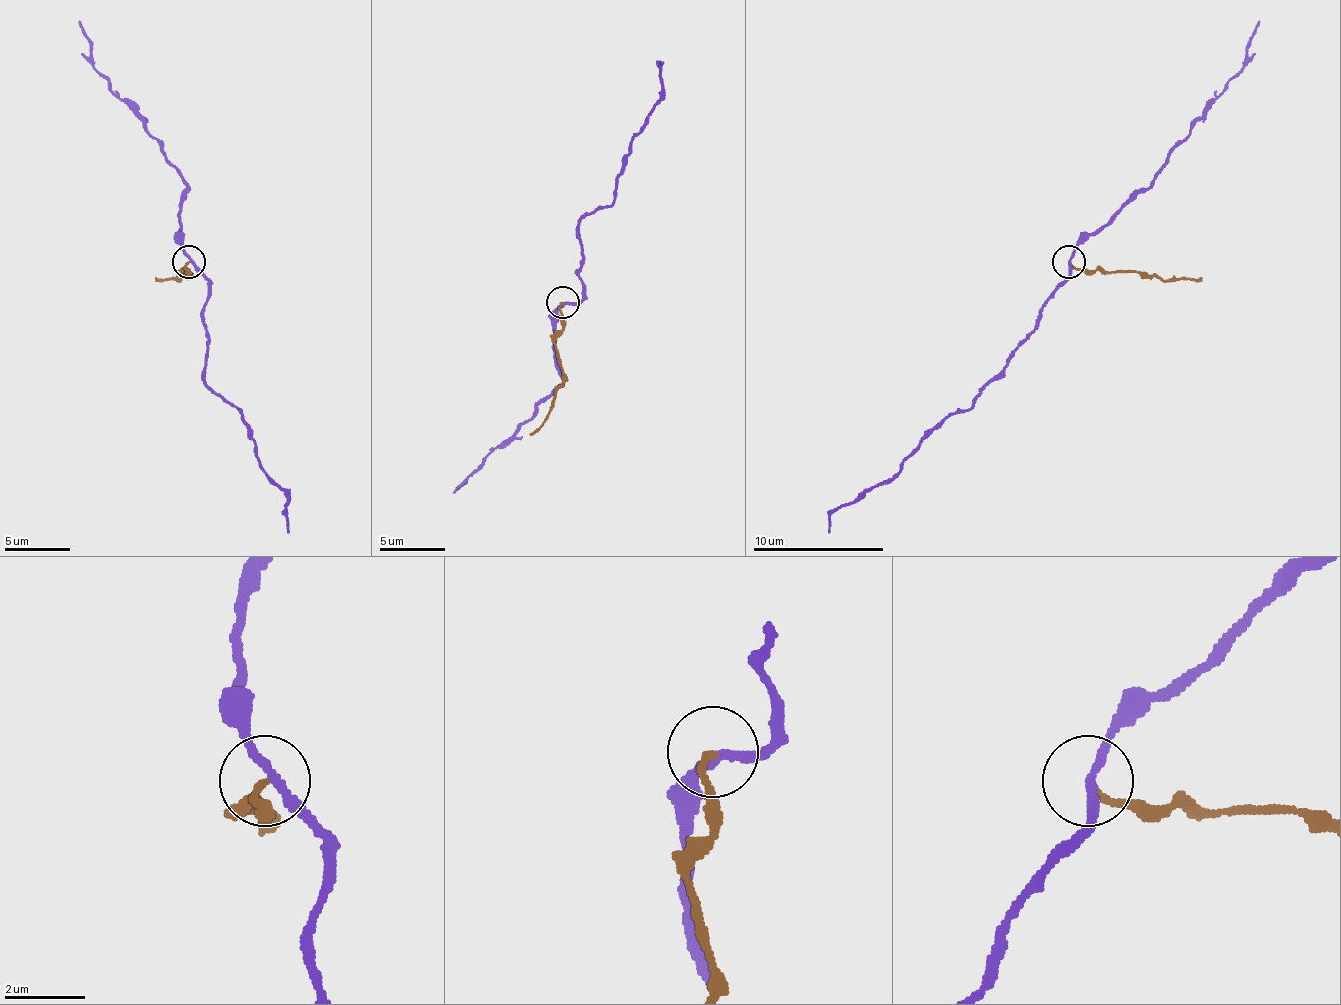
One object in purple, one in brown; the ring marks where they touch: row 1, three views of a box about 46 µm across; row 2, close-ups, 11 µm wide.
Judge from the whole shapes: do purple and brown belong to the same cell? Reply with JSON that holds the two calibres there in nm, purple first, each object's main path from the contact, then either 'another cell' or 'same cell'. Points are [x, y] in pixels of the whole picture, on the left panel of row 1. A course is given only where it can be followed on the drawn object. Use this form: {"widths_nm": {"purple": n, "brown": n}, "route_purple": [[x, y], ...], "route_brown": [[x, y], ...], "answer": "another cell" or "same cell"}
{"widths_nm": {"purple": 200, "brown": 170}, "route_purple": [[191, 263], [207, 282], [204, 381], [240, 410], [240, 420], [259, 466], [286, 492], [289, 532]], "route_brown": [[187, 263], [187, 269], [181, 272], [187, 276], [181, 279], [154, 276]], "answer": "another cell"}

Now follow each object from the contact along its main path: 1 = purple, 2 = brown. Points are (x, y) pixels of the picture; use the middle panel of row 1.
1: (565, 301), (581, 298), (578, 226), (614, 199), (614, 176), (660, 94), (664, 62)
2: (562, 301), (562, 334), (555, 341), (562, 386), (555, 406), (529, 436)

